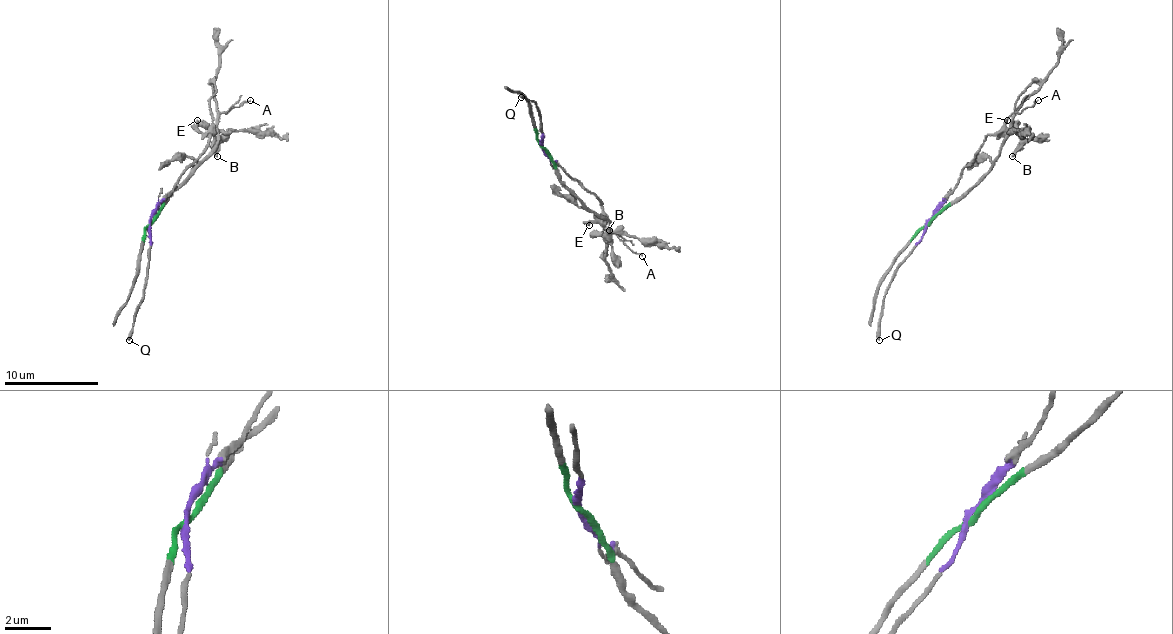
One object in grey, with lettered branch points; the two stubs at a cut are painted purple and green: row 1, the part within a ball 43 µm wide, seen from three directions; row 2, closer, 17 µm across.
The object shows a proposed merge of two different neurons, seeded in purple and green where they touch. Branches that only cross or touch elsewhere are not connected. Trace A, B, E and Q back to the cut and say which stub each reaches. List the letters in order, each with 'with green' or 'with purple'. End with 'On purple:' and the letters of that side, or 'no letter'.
A: with green
B: with green
E: with purple
Q: with purple
On purple: E, Q

